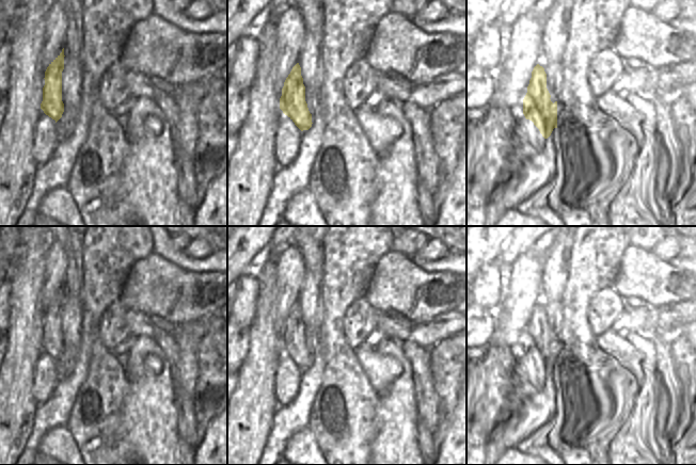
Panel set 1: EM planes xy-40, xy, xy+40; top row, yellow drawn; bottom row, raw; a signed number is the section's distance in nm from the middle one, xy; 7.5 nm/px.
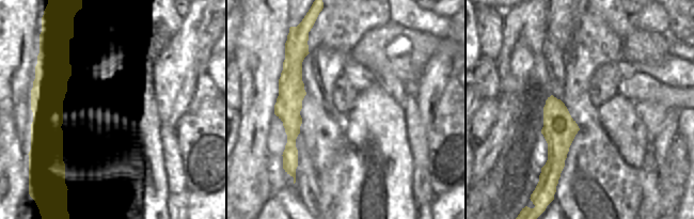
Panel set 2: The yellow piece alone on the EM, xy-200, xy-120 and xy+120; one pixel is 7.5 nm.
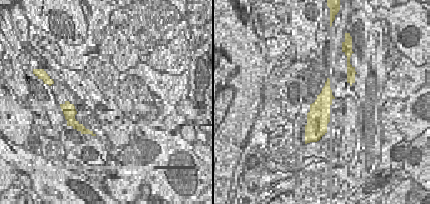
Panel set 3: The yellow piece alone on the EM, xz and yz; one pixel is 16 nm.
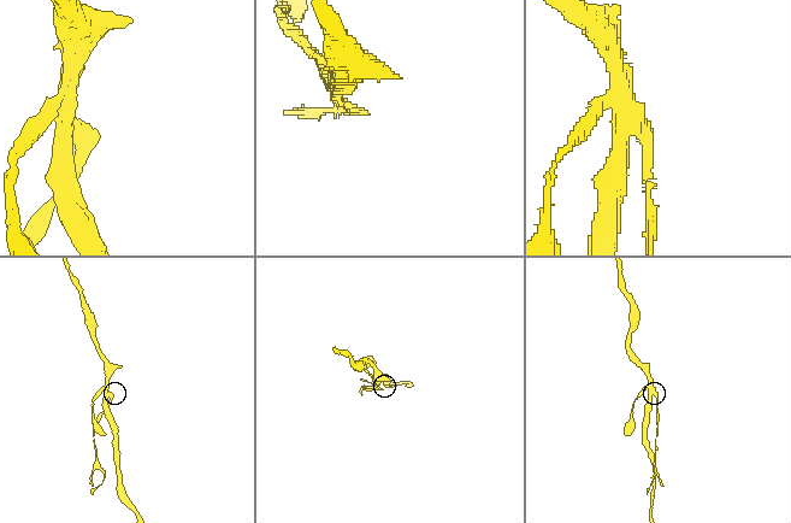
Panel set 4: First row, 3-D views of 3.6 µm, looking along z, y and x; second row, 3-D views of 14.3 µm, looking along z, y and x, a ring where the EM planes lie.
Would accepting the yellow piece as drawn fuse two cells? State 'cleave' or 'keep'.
cleave

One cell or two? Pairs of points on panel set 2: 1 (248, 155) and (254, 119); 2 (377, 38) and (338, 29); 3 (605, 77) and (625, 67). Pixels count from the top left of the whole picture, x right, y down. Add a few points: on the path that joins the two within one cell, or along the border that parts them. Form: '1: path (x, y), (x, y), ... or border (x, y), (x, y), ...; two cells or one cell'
1: path (250, 146), (253, 127); one cell
2: border (385, 24), (374, 27), (349, 55); two cells
3: border (615, 63), (621, 78); two cells

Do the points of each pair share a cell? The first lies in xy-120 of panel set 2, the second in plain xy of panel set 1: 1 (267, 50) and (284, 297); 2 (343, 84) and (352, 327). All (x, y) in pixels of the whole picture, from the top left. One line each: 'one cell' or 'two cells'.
1: two cells
2: one cell

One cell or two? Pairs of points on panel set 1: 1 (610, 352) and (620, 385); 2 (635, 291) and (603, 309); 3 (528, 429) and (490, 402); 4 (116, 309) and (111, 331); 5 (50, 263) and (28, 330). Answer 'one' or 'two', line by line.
1: one
2: two
3: two
4: one
5: two

